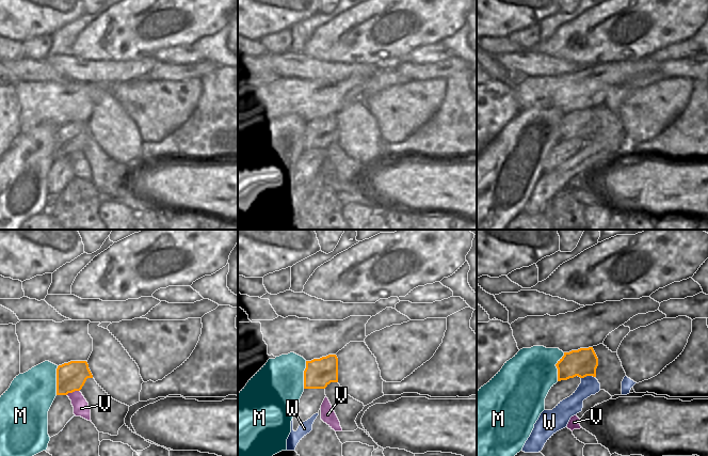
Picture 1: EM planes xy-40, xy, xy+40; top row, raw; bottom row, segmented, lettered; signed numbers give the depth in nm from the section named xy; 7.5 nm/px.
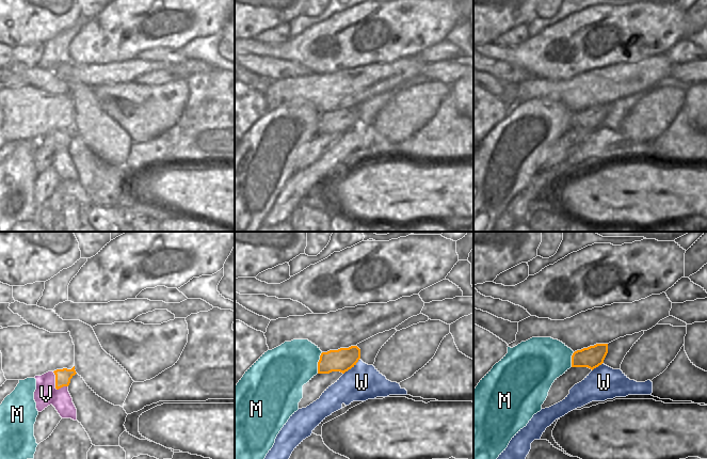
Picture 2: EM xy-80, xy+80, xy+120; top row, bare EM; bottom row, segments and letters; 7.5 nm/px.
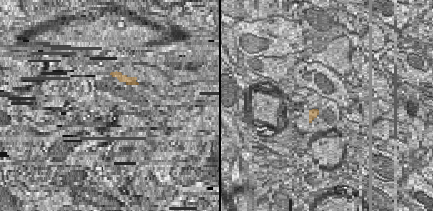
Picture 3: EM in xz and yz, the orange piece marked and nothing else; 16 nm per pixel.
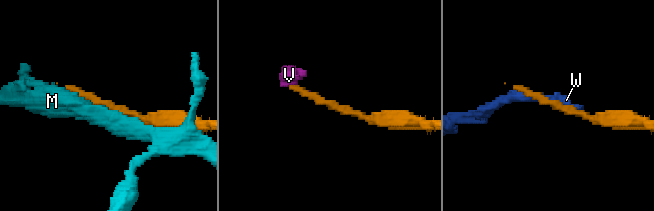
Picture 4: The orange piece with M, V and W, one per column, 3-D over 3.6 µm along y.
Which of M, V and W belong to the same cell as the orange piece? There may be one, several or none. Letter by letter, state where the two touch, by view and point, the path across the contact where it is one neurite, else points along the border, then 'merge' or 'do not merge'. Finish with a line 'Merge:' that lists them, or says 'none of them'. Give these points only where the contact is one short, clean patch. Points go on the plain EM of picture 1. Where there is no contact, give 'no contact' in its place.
M: contact xy+40 (556, 126); do not merge
V: contact xy-40 (73, 152); do not merge
W: contact xy+40 (588, 136); border xy+40 (594, 137), (581, 139); do not merge
Merge: none of them

